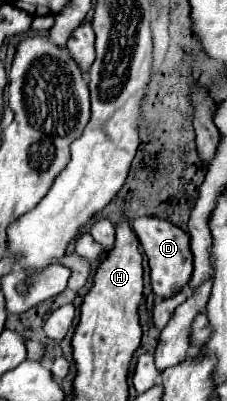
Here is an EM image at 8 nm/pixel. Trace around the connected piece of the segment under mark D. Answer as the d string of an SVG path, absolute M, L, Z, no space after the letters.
M151 215L131 219L131 229L135 231L135 235L149 259L153 293L159 299L179 293L189 283L191 273L193 273L193 255L189 251L189 235L183 229L179 229L177 225L173 225L171 221L151 217Z

